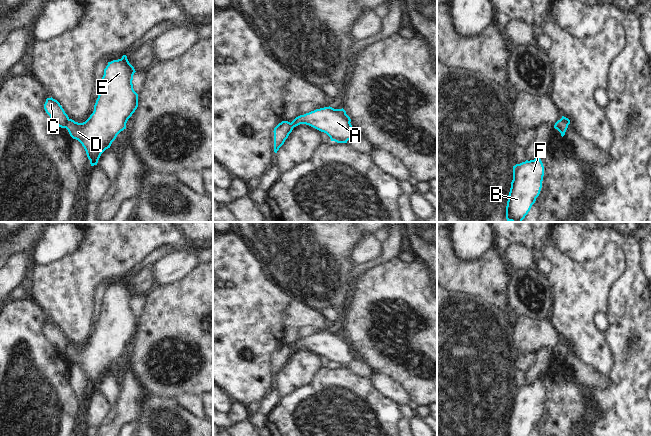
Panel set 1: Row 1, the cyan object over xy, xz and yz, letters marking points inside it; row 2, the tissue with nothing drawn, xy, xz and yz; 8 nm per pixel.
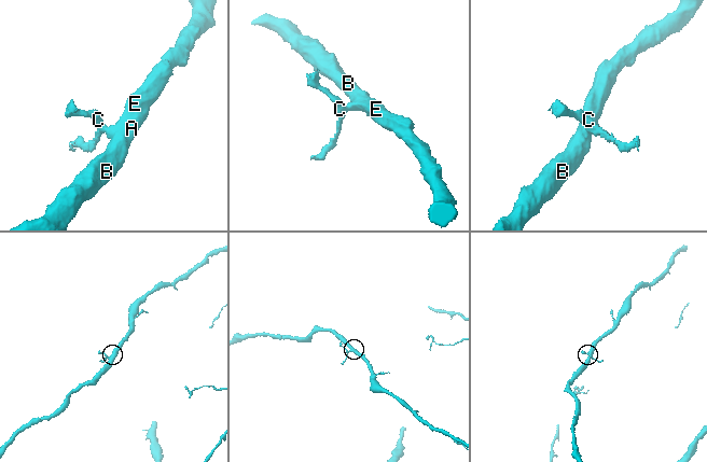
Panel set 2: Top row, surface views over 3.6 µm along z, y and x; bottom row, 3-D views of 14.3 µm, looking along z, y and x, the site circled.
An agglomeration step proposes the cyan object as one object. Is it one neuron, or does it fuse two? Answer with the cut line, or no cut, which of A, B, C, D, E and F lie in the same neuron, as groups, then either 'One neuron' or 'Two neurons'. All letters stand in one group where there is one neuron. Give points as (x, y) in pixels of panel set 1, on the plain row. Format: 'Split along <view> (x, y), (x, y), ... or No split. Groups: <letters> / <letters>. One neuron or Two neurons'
Split along xy (69, 343), (65, 351). Groups: A B D E F / C. Two neurons.

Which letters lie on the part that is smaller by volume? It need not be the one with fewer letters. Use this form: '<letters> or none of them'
C

